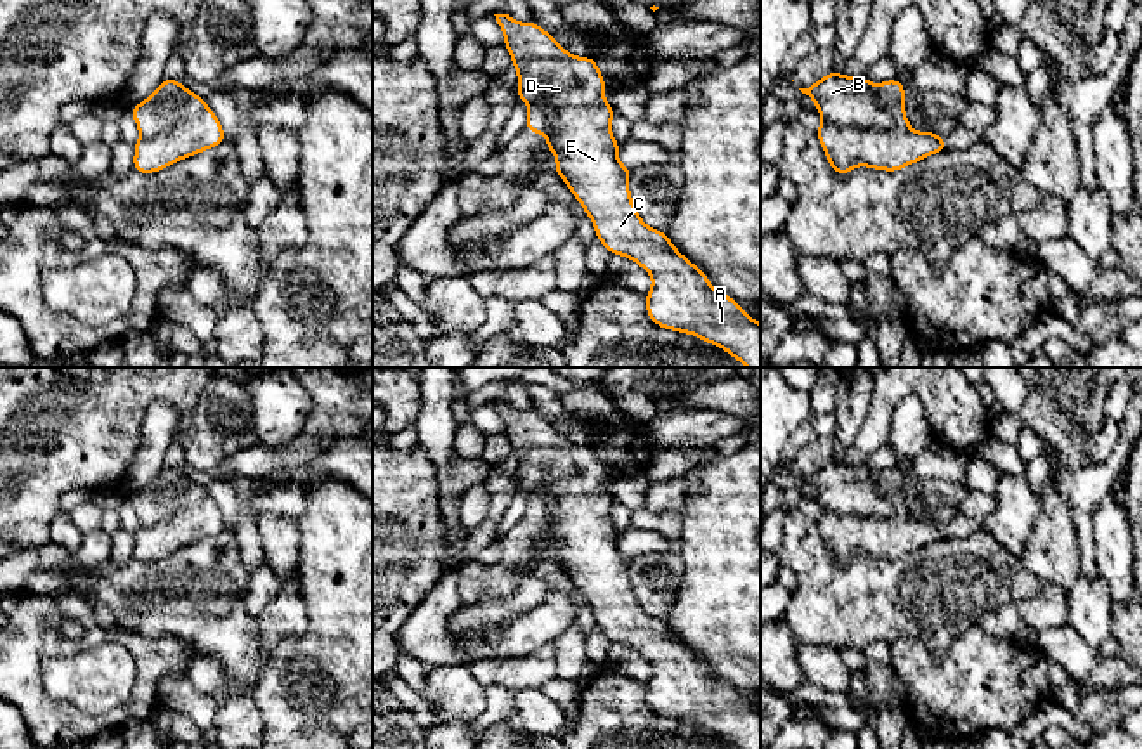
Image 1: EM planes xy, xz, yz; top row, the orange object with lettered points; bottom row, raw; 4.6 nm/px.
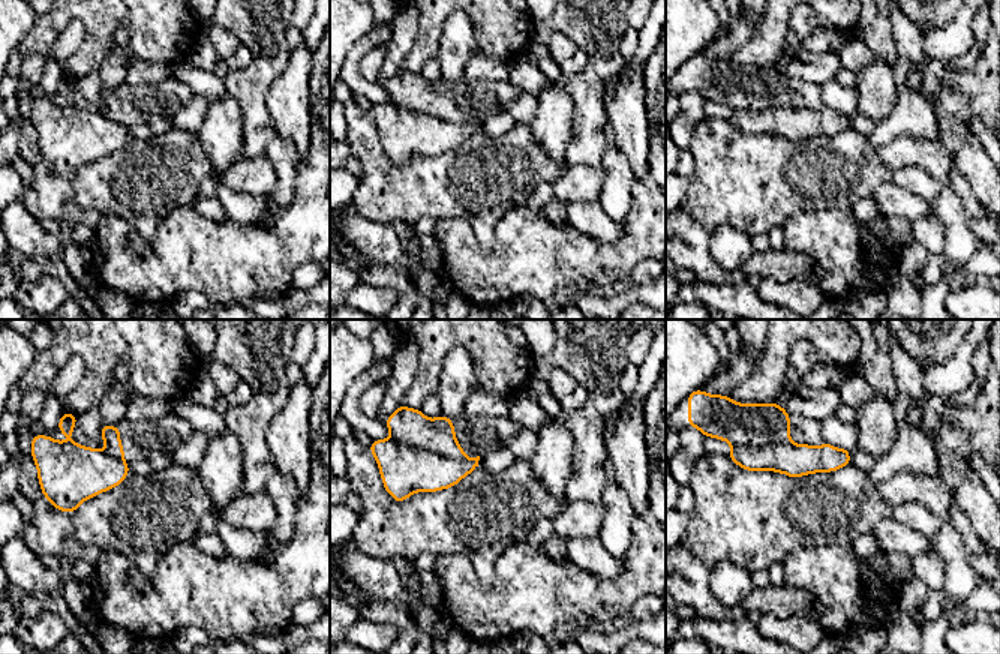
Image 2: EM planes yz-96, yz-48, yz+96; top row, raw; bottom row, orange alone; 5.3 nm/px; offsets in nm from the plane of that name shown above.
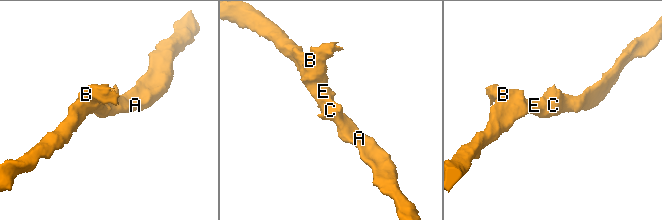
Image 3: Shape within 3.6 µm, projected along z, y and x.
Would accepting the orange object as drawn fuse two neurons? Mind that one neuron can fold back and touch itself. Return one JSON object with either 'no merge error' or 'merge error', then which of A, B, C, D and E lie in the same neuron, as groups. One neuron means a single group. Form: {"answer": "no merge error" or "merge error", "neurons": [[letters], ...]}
{"answer": "merge error", "neurons": [["A", "C", "D", "E"], ["B"]]}

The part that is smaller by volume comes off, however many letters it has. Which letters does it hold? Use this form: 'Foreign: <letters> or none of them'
Foreign: B

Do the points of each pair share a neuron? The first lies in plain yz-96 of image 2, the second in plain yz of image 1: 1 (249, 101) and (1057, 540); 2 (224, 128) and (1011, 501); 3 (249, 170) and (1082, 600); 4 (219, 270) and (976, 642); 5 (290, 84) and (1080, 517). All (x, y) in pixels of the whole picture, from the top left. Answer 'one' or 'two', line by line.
1: one
2: one
3: two
4: one
5: two

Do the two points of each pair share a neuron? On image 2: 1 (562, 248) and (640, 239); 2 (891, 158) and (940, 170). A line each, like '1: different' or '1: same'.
1: same
2: same

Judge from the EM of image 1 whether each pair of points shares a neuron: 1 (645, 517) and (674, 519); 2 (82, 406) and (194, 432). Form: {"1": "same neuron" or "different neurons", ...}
{"1": "same neuron", "2": "different neurons"}

